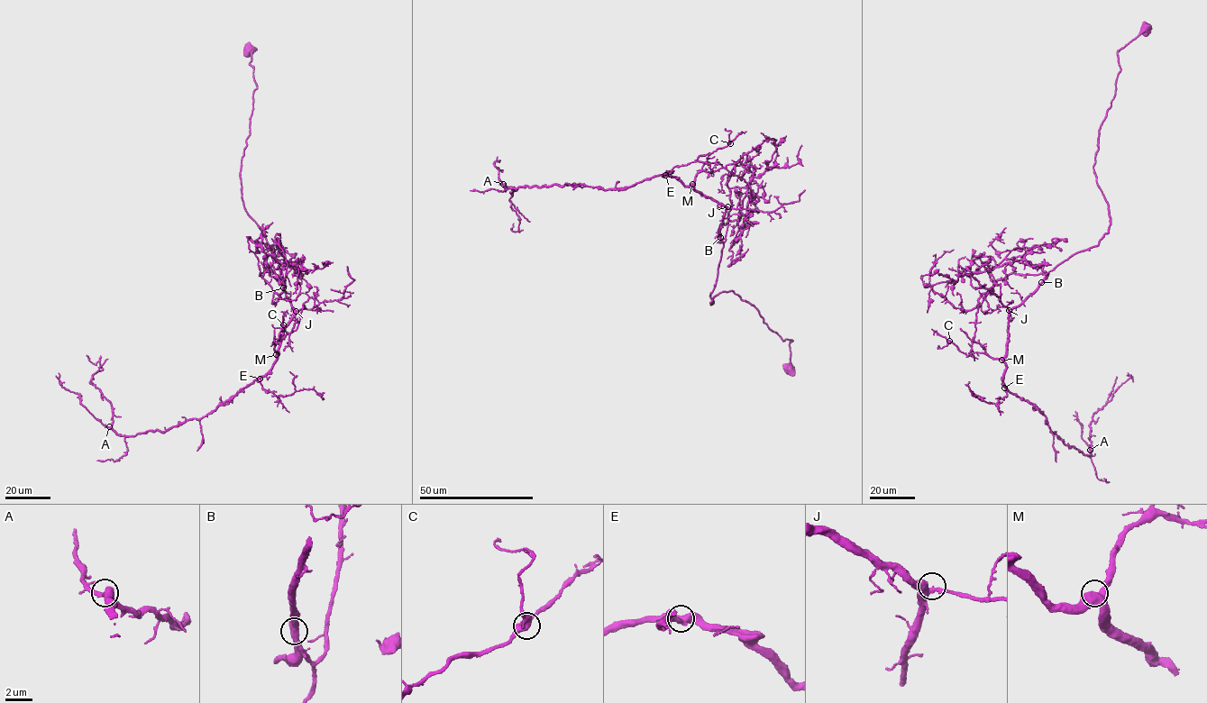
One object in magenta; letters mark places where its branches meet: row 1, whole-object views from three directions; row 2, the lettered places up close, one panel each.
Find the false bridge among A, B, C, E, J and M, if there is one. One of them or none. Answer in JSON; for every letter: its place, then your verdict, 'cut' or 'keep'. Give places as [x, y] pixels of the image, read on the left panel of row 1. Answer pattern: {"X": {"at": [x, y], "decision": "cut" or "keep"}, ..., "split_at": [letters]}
{"A": {"at": [109, 426], "decision": "keep"}, "B": {"at": [283, 287], "decision": "keep"}, "C": {"at": [283, 324], "decision": "keep"}, "E": {"at": [260, 378], "decision": "keep"}, "J": {"at": [296, 311], "decision": "keep"}, "M": {"at": [276, 354], "decision": "keep"}, "split_at": []}

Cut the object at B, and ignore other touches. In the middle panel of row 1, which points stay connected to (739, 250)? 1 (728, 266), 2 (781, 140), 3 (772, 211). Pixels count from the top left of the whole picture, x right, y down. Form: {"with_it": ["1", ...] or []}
{"with_it": ["1", "2"]}

